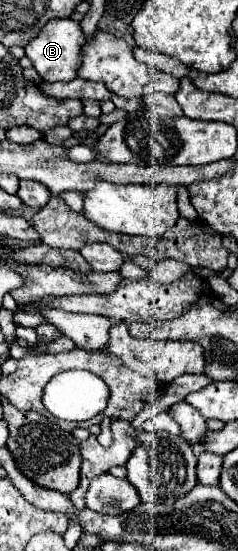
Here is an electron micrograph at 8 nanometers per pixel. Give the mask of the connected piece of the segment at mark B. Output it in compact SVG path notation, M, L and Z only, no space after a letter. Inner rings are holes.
M54 18L44 24L40 34L36 38L32 38L24 50L26 50L26 56L30 58L32 66L36 68L36 72L42 76L42 80L70 82L76 78L76 72L80 68L80 54L82 54L84 40L86 40L86 36L78 22L74 22L72 18Z

